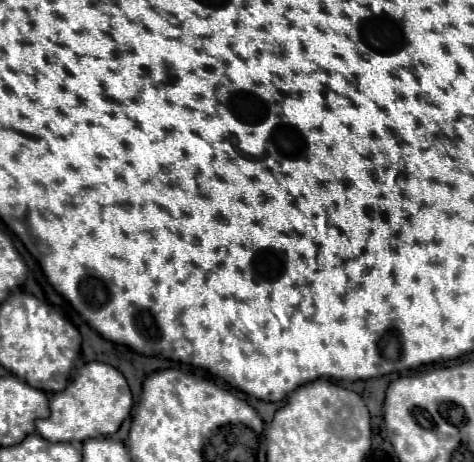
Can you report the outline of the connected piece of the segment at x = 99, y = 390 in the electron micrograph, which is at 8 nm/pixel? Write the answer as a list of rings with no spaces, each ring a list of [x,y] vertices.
[[[92,361],[78,369],[68,388],[49,396],[50,418],[38,420],[36,430],[50,442],[72,442],[114,434],[132,410],[132,392],[120,370],[110,364]]]

